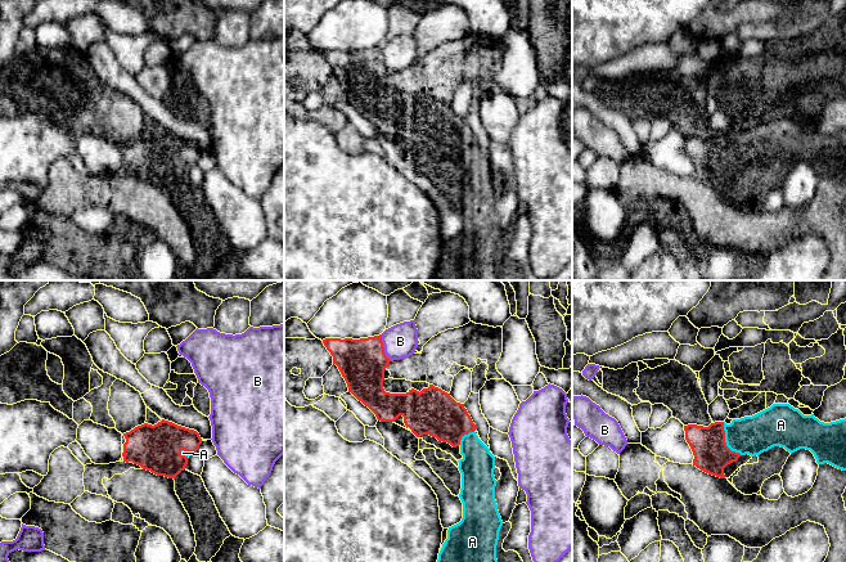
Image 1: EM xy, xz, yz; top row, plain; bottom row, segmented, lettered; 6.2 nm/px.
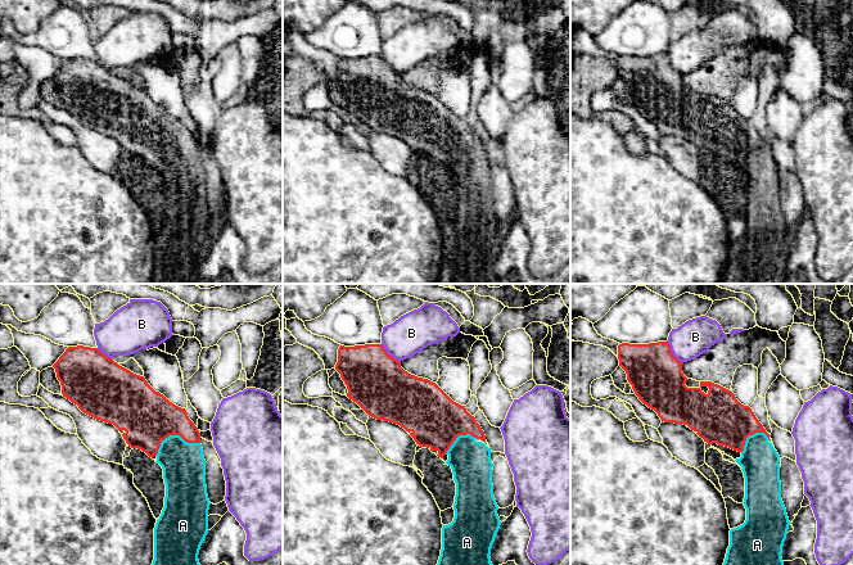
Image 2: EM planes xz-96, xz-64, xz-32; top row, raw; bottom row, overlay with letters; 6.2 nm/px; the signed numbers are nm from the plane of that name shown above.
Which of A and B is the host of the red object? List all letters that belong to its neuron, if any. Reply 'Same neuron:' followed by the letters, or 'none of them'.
Same neuron: A

